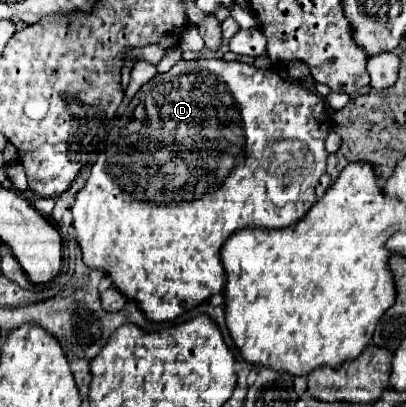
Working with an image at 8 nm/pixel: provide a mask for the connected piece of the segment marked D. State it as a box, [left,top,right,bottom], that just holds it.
[71,58,331,322]

